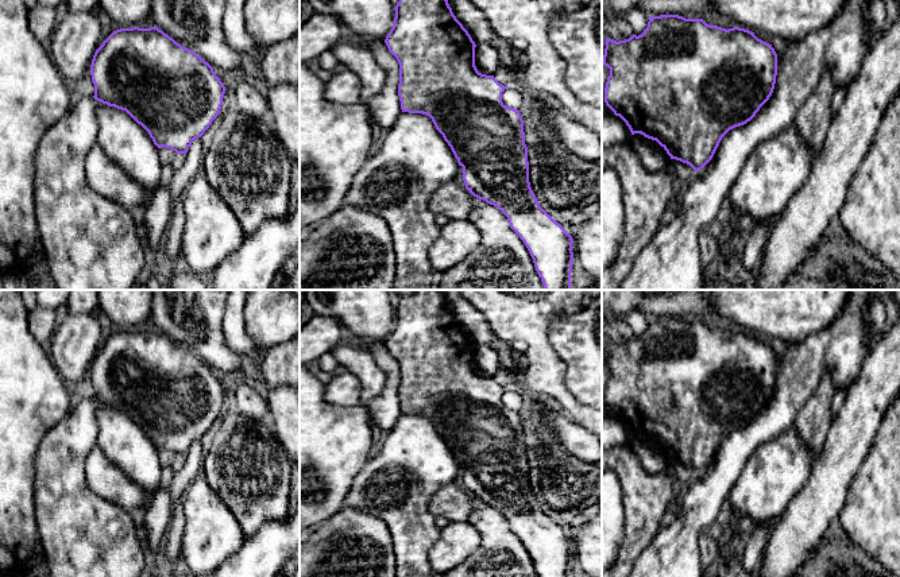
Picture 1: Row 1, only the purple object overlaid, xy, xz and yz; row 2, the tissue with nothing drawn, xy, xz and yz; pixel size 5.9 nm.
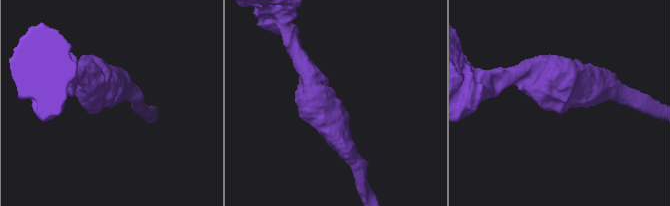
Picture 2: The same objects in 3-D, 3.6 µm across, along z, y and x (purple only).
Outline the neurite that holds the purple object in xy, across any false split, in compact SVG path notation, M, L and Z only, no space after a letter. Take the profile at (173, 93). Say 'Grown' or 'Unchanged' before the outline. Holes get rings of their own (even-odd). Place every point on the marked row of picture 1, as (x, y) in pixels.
Unchanged. M158 27L120 28L96 50L90 75L94 100L125 111L161 148L186 154L219 116L225 86L213 67Z

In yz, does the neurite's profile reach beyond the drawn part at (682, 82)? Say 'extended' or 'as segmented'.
as segmented

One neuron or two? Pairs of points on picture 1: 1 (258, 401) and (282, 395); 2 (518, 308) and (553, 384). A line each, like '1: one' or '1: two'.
1: two
2: one

